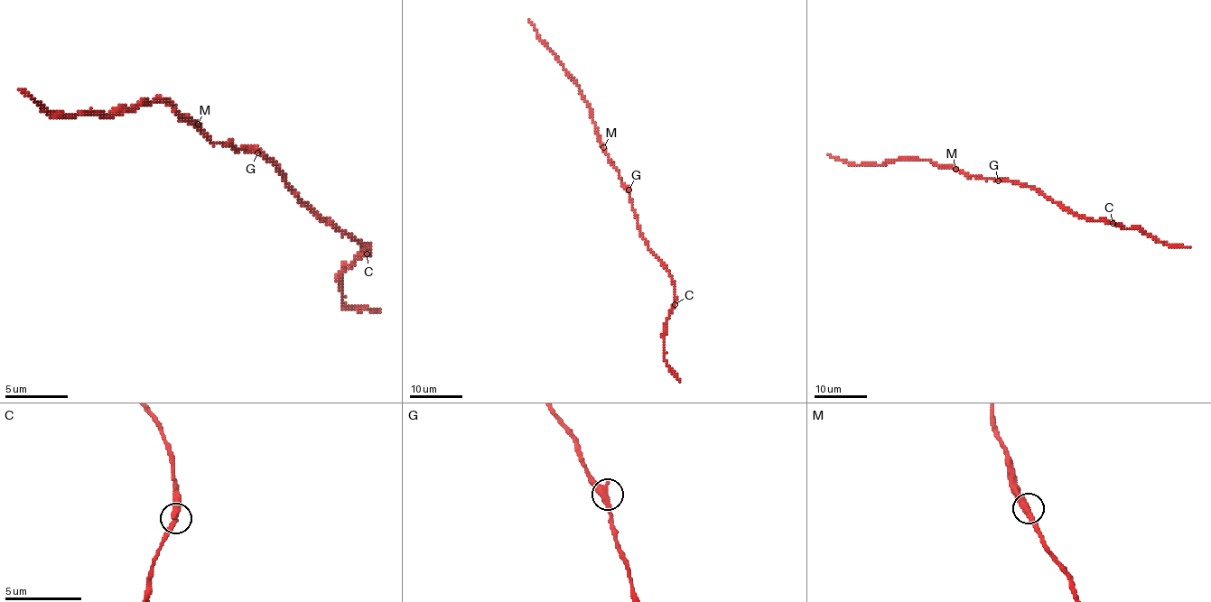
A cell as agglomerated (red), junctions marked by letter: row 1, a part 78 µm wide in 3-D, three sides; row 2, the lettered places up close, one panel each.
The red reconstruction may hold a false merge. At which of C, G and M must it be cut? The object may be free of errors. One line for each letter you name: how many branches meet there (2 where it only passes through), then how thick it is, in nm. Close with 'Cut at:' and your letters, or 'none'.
Cut at: none

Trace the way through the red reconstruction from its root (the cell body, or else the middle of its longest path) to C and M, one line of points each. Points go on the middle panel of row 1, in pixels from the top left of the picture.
C: (631, 199), (639, 232), (650, 252), (671, 278), (675, 304)
M: (631, 199), (628, 189), (603, 147)

